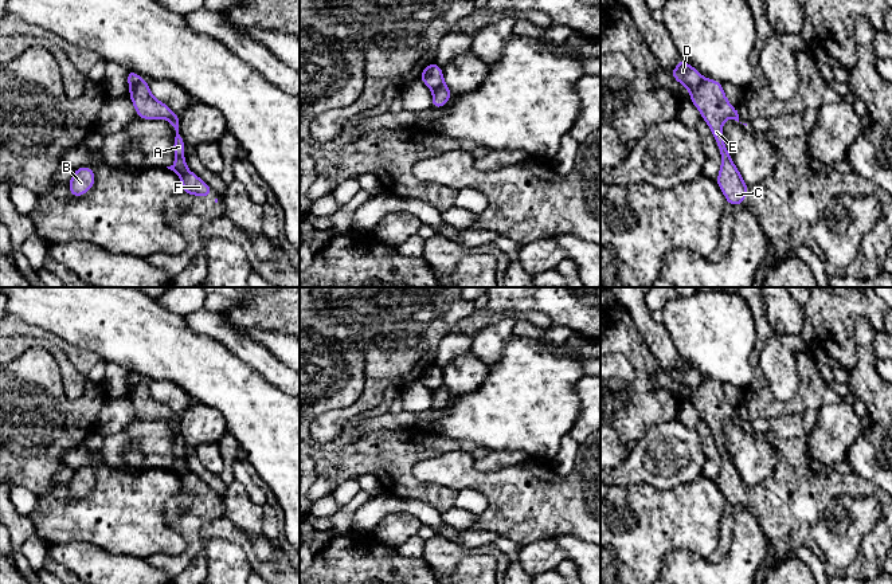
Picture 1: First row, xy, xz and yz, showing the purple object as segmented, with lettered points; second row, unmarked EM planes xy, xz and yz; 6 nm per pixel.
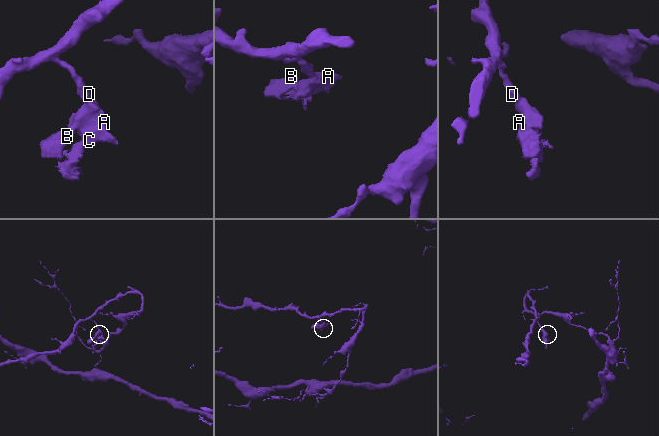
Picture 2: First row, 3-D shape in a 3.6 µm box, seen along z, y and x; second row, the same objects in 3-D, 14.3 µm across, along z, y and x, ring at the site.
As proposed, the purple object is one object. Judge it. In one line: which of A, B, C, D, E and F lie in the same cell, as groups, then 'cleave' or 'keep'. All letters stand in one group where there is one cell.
groups A B C E F / D; cleave

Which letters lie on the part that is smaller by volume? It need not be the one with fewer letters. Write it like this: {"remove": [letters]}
{"remove": ["A", "B", "C", "E", "F"]}

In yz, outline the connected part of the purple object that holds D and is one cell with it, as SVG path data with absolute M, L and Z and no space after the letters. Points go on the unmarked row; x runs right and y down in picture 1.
M678 358L678 367L670 372L670 376L689 392L696 391L705 380L699 371L688 365L682 358Z

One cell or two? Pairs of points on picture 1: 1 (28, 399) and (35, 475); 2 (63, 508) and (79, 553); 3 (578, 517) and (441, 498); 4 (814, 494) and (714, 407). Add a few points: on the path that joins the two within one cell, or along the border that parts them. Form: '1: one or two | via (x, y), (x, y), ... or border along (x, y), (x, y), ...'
1: one | via (28, 418), (28, 451), (31, 457)
2: two | border along (50, 544), (89, 541), (105, 551)
3: two | border along (425, 482), (458, 490)
4: one | via (775, 498), (750, 498), (728, 477), (720, 446)

